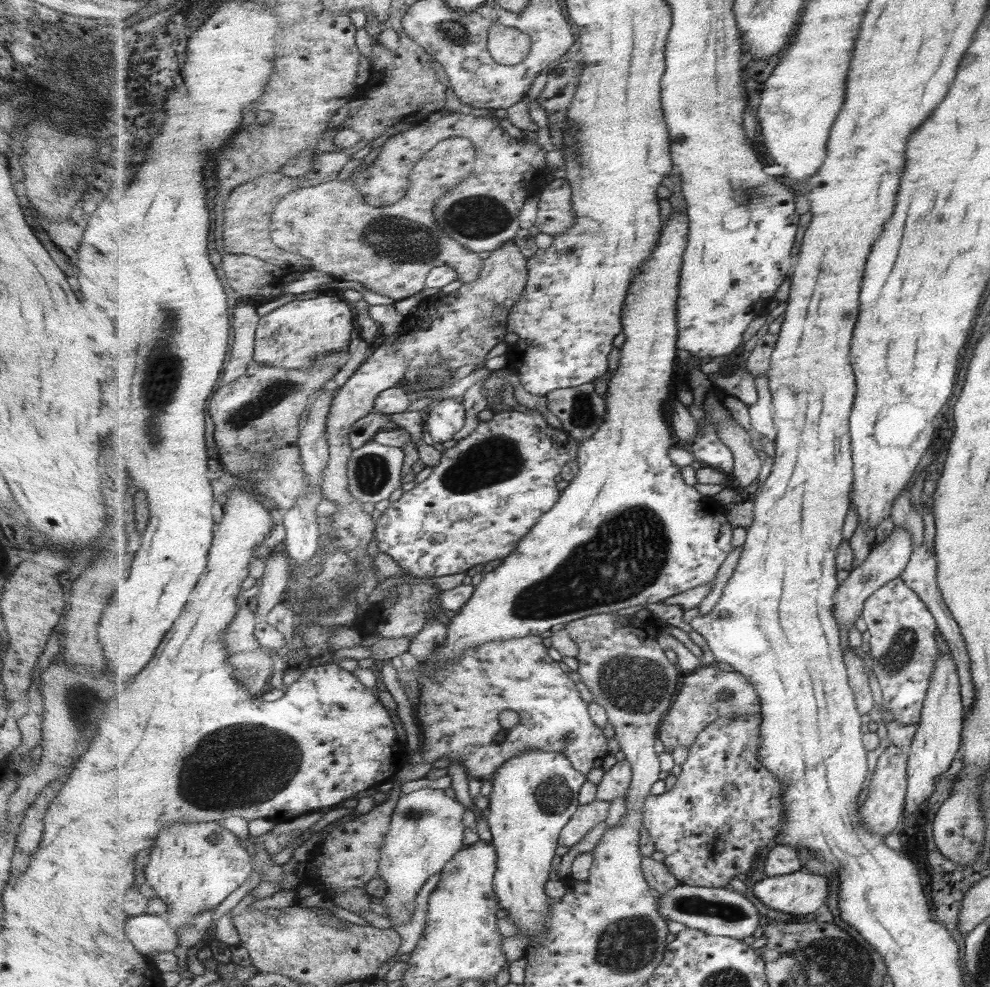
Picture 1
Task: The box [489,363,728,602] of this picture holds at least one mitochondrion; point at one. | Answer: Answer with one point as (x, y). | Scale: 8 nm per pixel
(582, 414)

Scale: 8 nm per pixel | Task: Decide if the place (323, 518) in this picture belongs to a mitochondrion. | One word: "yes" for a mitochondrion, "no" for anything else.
no

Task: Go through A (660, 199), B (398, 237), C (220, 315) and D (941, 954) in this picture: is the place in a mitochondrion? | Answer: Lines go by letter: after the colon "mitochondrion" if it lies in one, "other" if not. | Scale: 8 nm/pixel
A: other
B: mitochondrion
C: other
D: other

